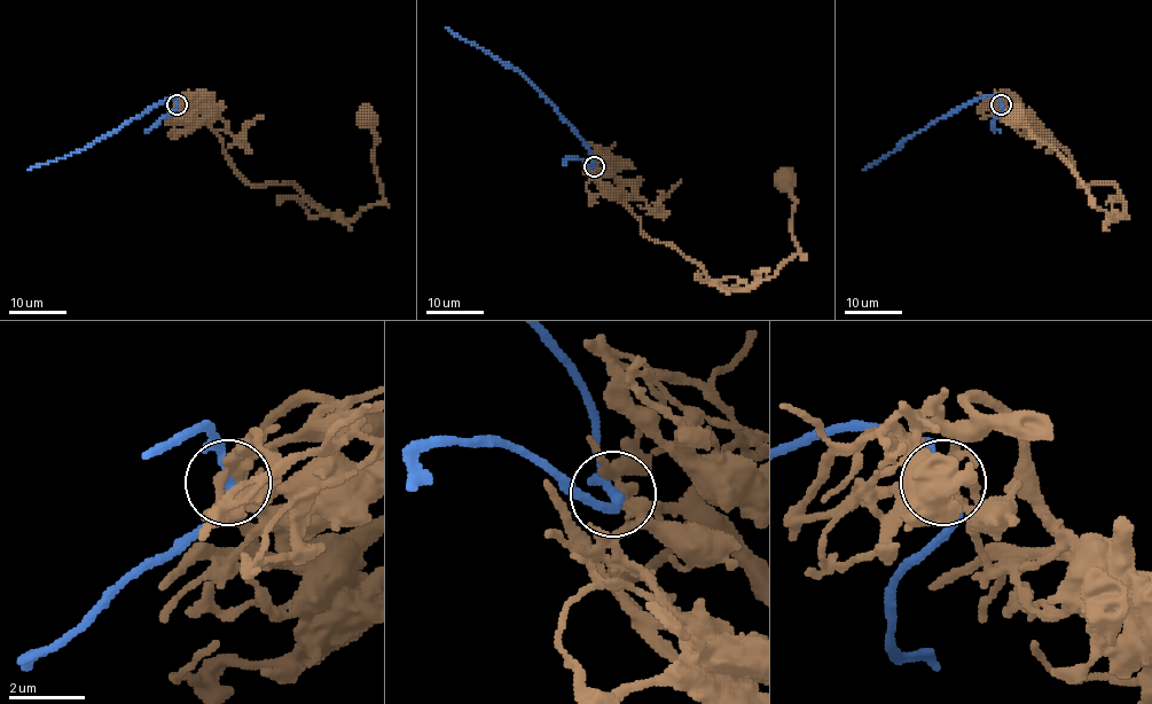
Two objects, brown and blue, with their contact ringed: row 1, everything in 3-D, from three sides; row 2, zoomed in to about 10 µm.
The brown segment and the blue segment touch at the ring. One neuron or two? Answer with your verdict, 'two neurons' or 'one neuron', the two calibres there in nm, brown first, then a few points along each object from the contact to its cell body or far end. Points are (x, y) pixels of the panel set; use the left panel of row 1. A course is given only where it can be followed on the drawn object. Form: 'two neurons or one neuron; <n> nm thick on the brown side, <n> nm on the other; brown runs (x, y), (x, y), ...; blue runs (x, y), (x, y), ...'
one neuron; 300 nm thick on the brown side, 240 nm on the other; brown runs (175, 103), (178, 116), (204, 122), (248, 182), (291, 184), (341, 219), (386, 203), (366, 120); blue runs (175, 104), (172, 96), (94, 143), (28, 171)

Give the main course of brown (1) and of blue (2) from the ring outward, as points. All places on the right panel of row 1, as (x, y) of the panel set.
1: (1001, 103), (1064, 149), (1082, 186), (1112, 184), (1123, 212), (1112, 219), (1089, 203), (1071, 166), (1012, 120)
2: (1001, 104), (995, 98), (984, 96), (956, 108), (862, 171)

